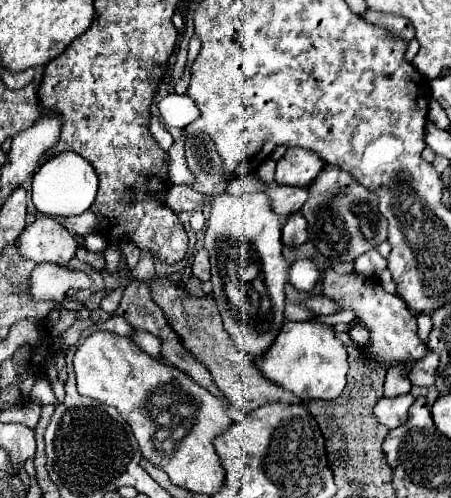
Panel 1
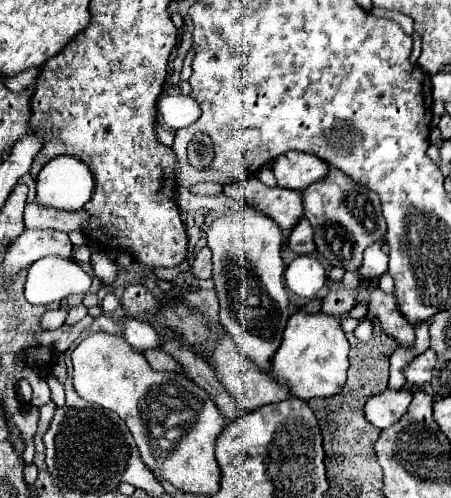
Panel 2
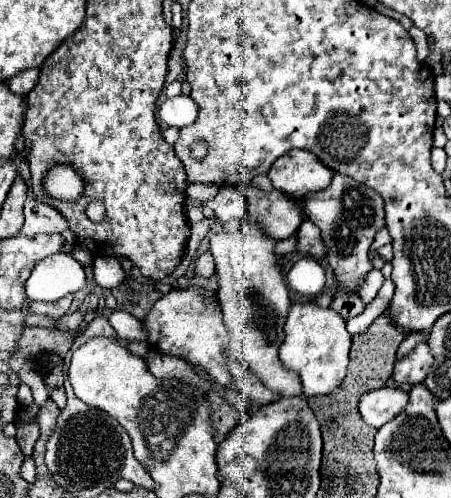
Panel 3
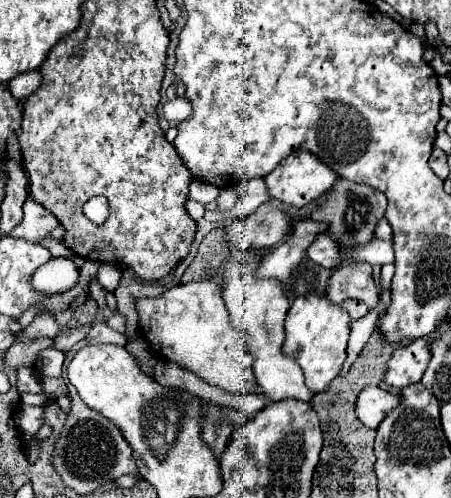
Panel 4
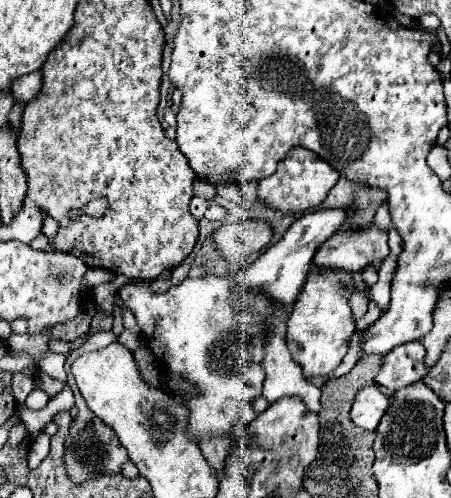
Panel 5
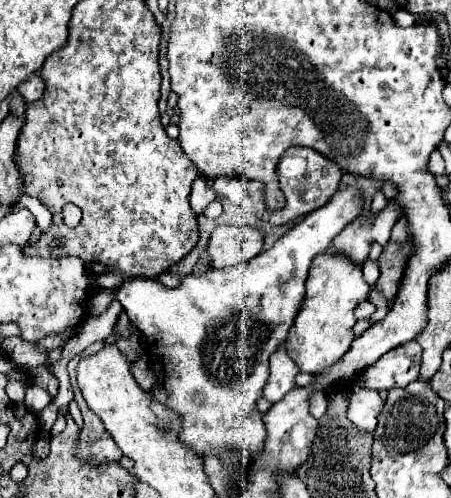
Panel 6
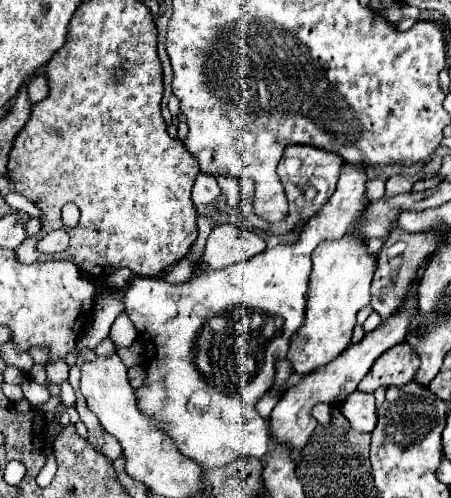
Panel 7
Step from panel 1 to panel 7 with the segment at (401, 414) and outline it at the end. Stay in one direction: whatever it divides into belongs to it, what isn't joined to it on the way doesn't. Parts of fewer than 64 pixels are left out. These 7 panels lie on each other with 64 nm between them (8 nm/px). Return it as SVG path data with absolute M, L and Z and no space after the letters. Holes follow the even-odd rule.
M352 392L342 404L340 412L350 422L350 426L358 432L372 432L376 424L376 406L374 406L374 394L366 392Z

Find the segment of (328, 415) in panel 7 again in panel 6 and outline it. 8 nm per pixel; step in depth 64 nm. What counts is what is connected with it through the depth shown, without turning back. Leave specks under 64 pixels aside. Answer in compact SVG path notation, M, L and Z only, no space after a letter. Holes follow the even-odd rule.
M320 392L312 394L312 398L310 398L310 408L312 408L312 416L314 416L314 418L322 418L324 412L326 412L326 406L328 406L328 400L326 400L324 394L320 394Z

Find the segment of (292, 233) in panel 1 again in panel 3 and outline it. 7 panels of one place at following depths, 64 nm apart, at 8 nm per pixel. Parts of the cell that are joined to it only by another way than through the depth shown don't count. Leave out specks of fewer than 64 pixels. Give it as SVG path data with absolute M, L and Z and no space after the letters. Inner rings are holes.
M310 220L302 222L296 232L296 252L304 256L312 256L314 260L326 258L326 248L322 242L320 230Z

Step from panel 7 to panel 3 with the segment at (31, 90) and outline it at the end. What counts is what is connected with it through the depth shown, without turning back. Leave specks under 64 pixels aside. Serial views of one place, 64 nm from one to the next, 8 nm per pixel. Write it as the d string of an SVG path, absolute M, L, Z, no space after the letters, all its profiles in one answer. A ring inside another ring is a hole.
M32 68L32 70L24 70L24 72L16 74L14 78L10 78L10 80L8 80L8 86L10 86L10 90L12 90L14 94L26 96L26 94L36 86L38 74L40 74L40 70L34 70L34 68Z

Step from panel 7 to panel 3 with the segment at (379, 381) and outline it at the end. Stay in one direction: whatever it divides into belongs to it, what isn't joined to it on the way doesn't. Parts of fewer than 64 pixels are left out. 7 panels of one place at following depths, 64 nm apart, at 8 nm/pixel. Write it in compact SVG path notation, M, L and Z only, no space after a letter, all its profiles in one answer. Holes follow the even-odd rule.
M420 342L412 352L408 352L404 358L398 358L394 362L392 380L400 386L420 384L420 382L424 382L432 362L434 360L432 360L432 354L428 350L428 344Z

